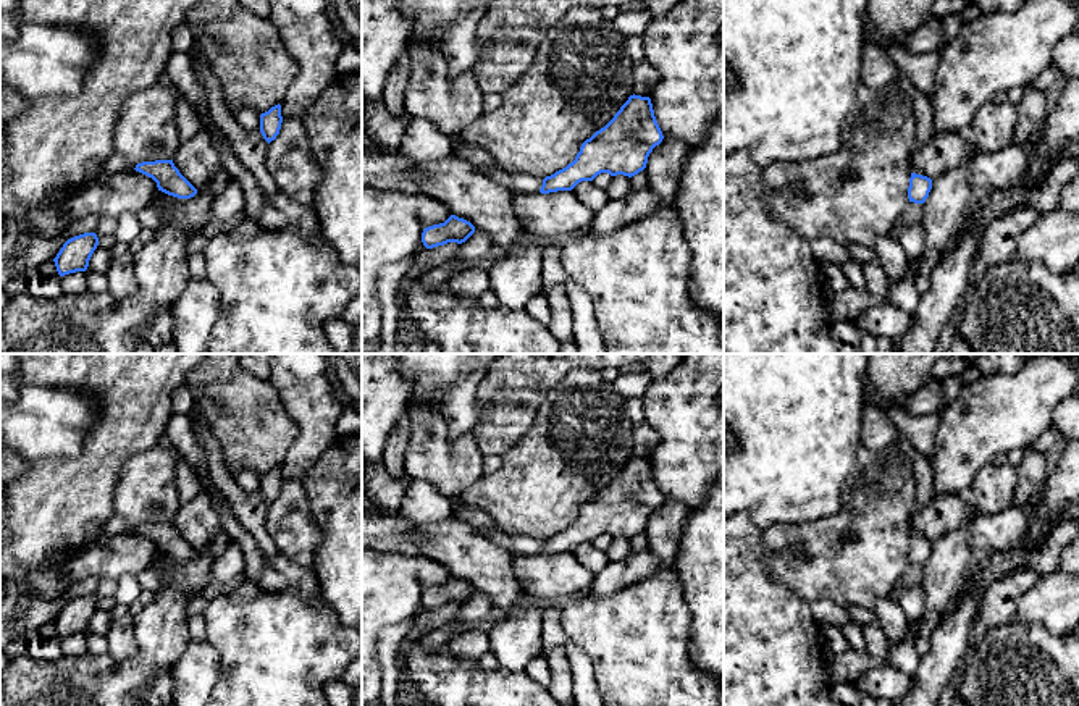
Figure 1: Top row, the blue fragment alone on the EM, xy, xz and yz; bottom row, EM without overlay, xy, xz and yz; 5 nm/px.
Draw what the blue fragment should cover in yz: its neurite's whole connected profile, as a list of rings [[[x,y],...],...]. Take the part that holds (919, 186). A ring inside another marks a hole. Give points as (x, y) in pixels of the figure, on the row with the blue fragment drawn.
[[[911,173],[908,199],[914,204],[924,204],[932,189],[932,179],[922,174]]]

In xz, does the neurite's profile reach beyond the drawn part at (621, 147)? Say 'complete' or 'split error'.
complete

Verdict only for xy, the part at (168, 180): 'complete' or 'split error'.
complete

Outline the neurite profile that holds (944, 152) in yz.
[[[958,132],[932,136],[911,153],[911,173],[935,179],[955,170],[968,152],[976,152],[976,149]]]

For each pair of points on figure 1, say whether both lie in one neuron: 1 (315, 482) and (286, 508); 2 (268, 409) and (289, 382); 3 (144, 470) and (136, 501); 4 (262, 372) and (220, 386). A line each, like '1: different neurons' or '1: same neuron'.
1: different neurons
2: different neurons
3: same neuron
4: different neurons

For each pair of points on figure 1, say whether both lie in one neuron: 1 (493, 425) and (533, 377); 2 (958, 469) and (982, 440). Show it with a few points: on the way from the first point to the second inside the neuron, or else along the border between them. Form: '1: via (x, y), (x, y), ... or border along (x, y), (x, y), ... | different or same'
1: via (504, 414), (512, 406), (512, 398), (522, 388) | same
2: via (958, 461), (974, 445) | same

